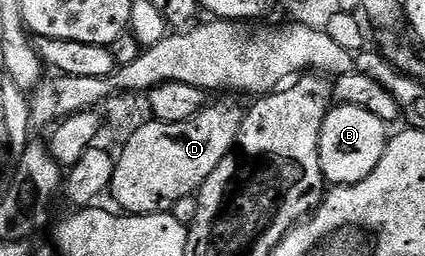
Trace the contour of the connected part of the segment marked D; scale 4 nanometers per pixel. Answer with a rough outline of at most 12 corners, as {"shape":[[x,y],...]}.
{"shape":[[238,102],[182,123],[145,120],[116,157],[110,197],[169,212],[236,146]]}

